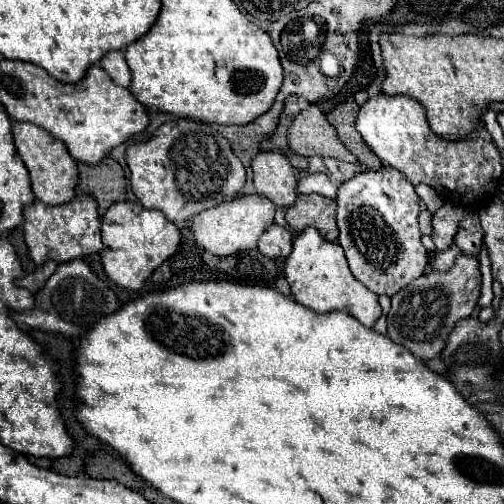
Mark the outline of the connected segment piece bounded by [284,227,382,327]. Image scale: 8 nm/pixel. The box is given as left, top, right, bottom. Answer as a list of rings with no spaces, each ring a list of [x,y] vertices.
[[[308,227],[308,229],[304,229],[302,233],[298,233],[294,237],[292,253],[286,257],[284,277],[290,285],[292,297],[300,305],[304,305],[312,311],[320,311],[320,313],[326,313],[326,311],[352,311],[352,305],[354,305],[354,317],[366,327],[374,327],[374,323],[382,315],[376,293],[368,291],[350,273],[350,269],[346,265],[346,257],[342,253],[342,247],[338,243],[322,239],[316,233],[314,227]]]

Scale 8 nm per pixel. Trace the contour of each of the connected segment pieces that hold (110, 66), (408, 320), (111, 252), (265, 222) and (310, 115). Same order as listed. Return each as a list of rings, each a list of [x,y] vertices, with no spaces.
[[[110,51],[106,53],[100,63],[98,63],[110,77],[116,85],[120,87],[130,87],[130,81],[132,81],[132,75],[130,75],[130,69],[126,65],[126,59],[124,59],[124,53],[122,51]]]
[[[468,253],[458,255],[454,267],[448,271],[432,271],[410,281],[406,289],[400,289],[396,295],[392,295],[392,309],[388,313],[388,337],[394,343],[404,345],[418,359],[438,357],[456,321],[470,317],[474,311],[480,297],[480,287],[480,261],[476,255]]]
[[[118,201],[100,219],[104,251],[100,251],[100,261],[104,273],[110,281],[124,289],[140,289],[150,273],[162,265],[170,255],[176,253],[180,245],[180,231],[170,223],[162,211],[148,211],[138,201]]]
[[[258,193],[240,195],[228,203],[220,203],[212,209],[198,213],[192,219],[192,233],[196,243],[206,251],[210,251],[212,255],[218,255],[218,257],[234,255],[238,251],[248,251],[256,247],[258,237],[274,221],[274,211],[276,211],[276,205],[268,201],[268,197],[262,197]]]
[[[318,105],[302,109],[288,127],[290,149],[302,157],[334,157],[348,163],[358,163],[356,157],[340,143],[336,129],[328,123]]]

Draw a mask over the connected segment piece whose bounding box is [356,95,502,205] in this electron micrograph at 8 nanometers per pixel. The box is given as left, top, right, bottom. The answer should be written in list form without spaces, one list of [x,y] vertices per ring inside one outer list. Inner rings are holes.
[[[376,95],[370,97],[356,115],[356,129],[366,141],[366,145],[380,157],[384,165],[398,169],[412,185],[426,183],[440,197],[464,205],[464,195],[468,203],[476,199],[476,193],[496,193],[502,179],[500,153],[492,137],[480,129],[474,135],[448,141],[432,133],[426,125],[424,107],[406,95]]]

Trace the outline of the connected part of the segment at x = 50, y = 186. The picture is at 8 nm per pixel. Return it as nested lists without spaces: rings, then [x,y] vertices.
[[[12,123],[12,135],[18,155],[30,171],[32,193],[46,205],[62,205],[74,197],[74,187],[78,181],[76,161],[68,155],[66,145],[60,139],[54,139],[46,129],[40,129],[34,123]]]

